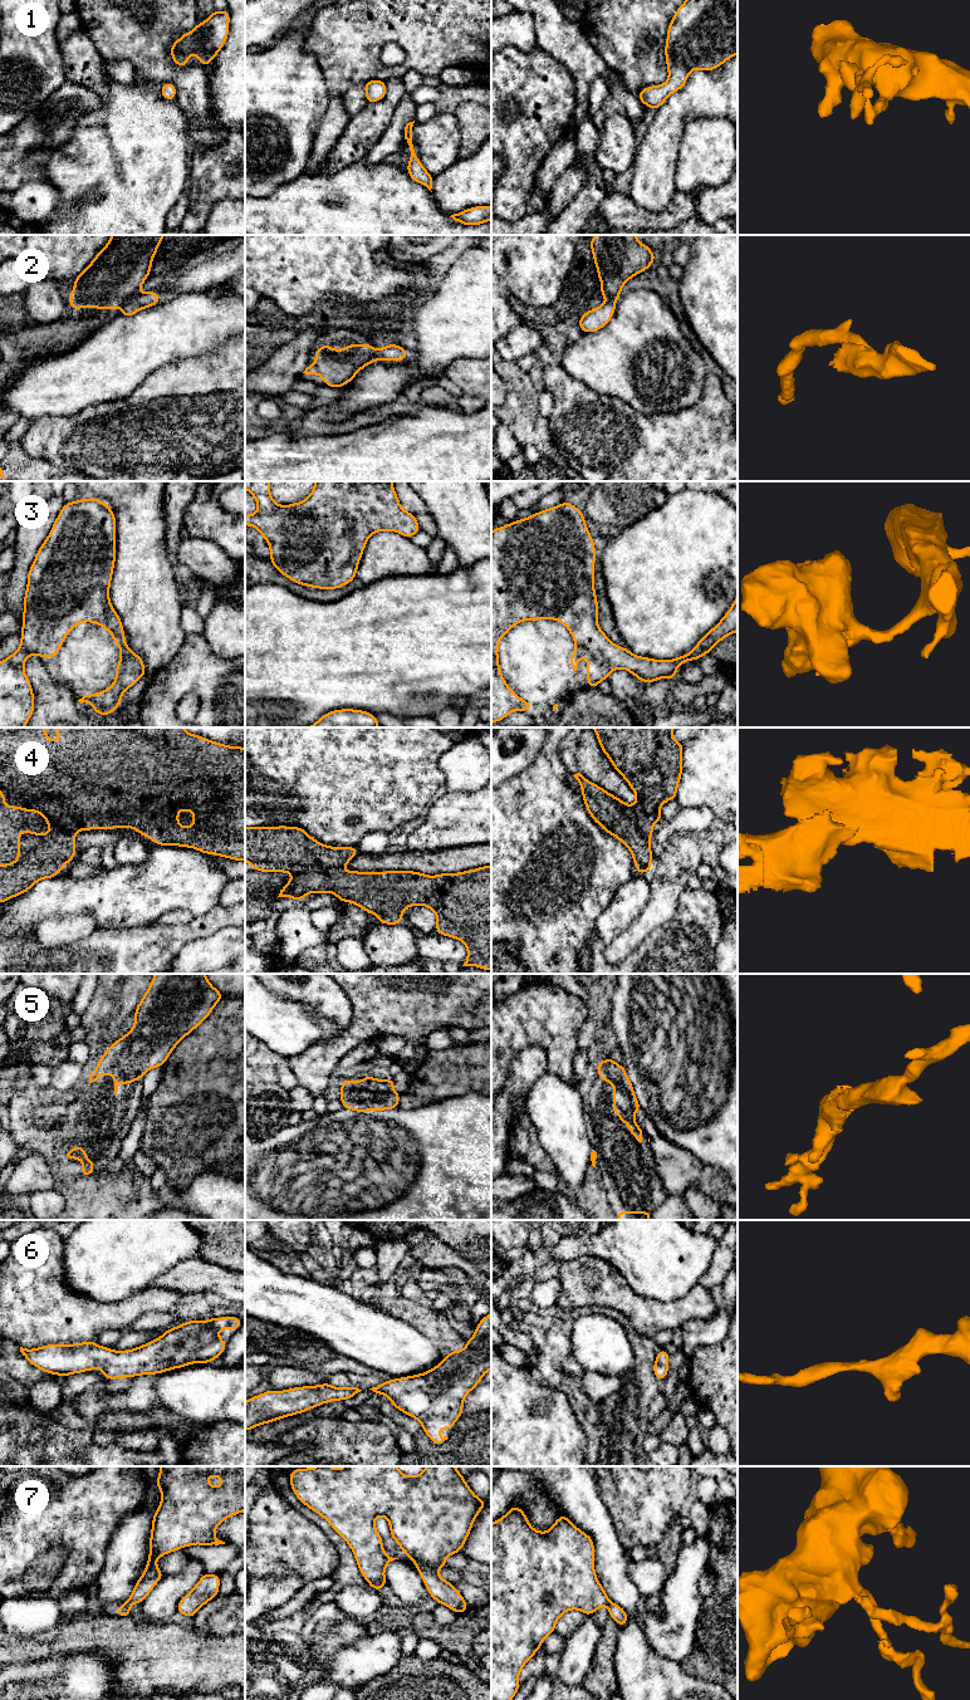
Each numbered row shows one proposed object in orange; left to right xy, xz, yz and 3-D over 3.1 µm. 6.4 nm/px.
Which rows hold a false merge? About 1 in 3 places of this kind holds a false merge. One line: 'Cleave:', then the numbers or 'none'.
Cleave: 2, 4, 7

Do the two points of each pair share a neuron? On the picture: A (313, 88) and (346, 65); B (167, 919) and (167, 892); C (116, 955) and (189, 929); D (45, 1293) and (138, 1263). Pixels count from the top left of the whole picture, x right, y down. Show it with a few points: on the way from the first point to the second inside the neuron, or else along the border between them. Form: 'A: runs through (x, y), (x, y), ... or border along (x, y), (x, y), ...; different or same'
A: border along (312, 53), (323, 74), (329, 96); different
B: border along (194, 915), (184, 910), (170, 910), (157, 921); different
C: runs through (133, 955), (171, 939); same
D: border along (62, 1257), (65, 1283), (77, 1292), (94, 1299); different

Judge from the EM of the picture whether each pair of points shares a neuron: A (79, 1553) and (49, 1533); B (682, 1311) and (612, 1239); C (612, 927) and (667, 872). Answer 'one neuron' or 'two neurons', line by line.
A: one neuron
B: two neurons
C: two neurons

